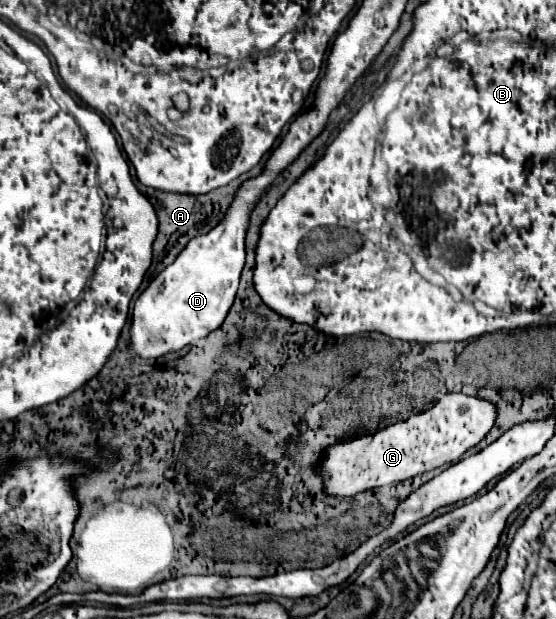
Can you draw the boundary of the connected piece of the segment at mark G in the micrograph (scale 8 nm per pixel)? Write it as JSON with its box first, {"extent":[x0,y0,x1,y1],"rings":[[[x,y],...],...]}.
{"extent":[312,393,498,497],"rings":[[[446,393],[440,401],[436,401],[430,409],[412,415],[406,421],[398,421],[394,425],[384,427],[384,431],[378,431],[374,435],[364,435],[362,445],[328,445],[320,459],[312,463],[312,471],[324,479],[324,493],[332,497],[354,497],[368,489],[386,487],[390,483],[412,479],[420,473],[428,473],[438,469],[440,465],[458,461],[468,449],[476,447],[496,425],[498,407],[488,401],[466,393]]]}

